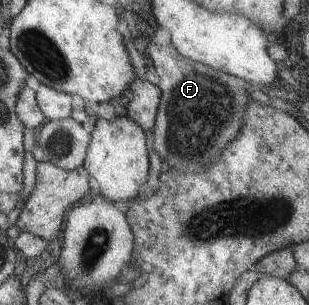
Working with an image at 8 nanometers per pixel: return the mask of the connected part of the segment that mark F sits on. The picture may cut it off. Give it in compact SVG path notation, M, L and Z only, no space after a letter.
M153 42L146 49L160 77L158 86L162 93L153 130L152 152L160 163L184 174L204 172L207 165L213 165L219 159L229 141L239 135L249 105L247 87L254 86L244 79L181 56L171 42L168 45Z

